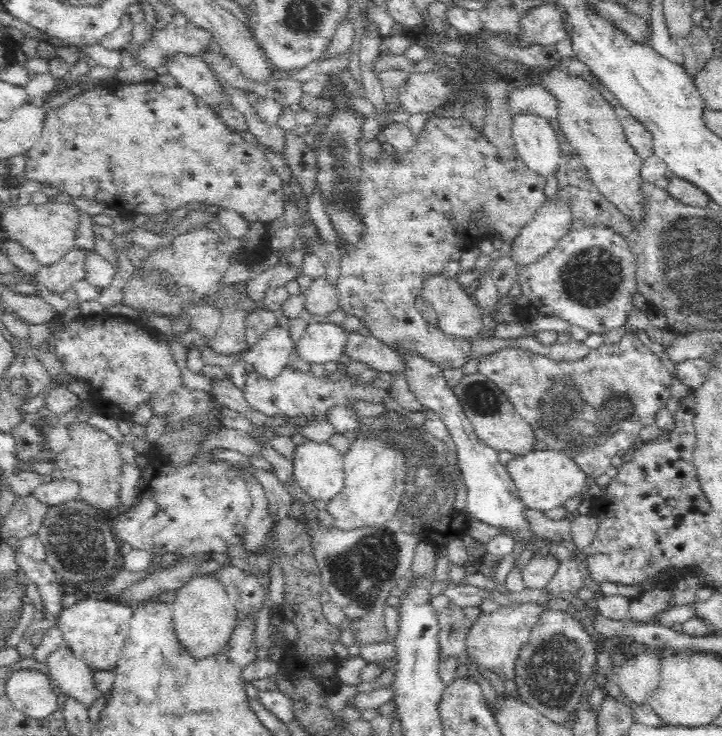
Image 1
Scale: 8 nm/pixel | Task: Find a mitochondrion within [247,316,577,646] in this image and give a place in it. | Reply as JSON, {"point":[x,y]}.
{"point":[363,570]}

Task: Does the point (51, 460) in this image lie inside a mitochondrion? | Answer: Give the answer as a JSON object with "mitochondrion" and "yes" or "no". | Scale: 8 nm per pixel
{"mitochondrion":"no"}

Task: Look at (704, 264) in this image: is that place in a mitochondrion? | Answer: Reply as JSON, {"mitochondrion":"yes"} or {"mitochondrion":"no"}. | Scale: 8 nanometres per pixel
{"mitochondrion":"yes"}

